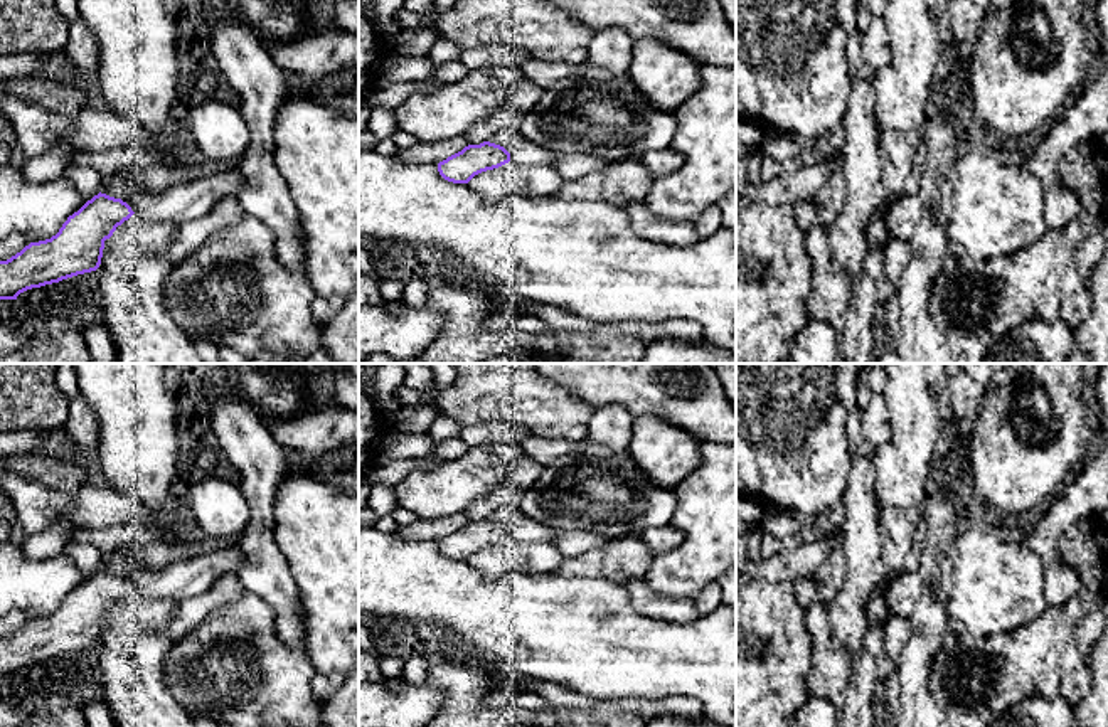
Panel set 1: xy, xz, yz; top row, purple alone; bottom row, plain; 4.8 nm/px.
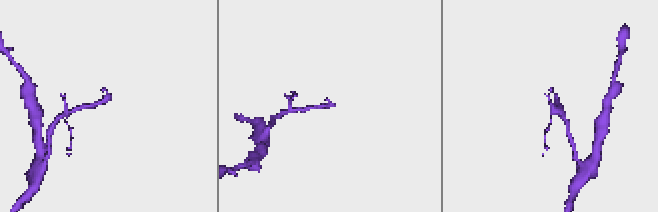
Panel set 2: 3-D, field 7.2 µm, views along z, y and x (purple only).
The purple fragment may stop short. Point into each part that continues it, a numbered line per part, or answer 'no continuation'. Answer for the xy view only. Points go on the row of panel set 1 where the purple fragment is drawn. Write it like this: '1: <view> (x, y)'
no continuation

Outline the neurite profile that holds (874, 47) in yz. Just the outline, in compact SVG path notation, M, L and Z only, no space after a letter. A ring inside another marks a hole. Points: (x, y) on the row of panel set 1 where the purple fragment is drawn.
M872 17L869 29L860 35L860 56L874 71L889 64L891 49L882 19Z

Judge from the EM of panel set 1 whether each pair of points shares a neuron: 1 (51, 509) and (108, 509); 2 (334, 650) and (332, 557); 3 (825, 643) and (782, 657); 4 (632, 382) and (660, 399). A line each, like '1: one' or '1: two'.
1: one
2: one
3: two
4: one

